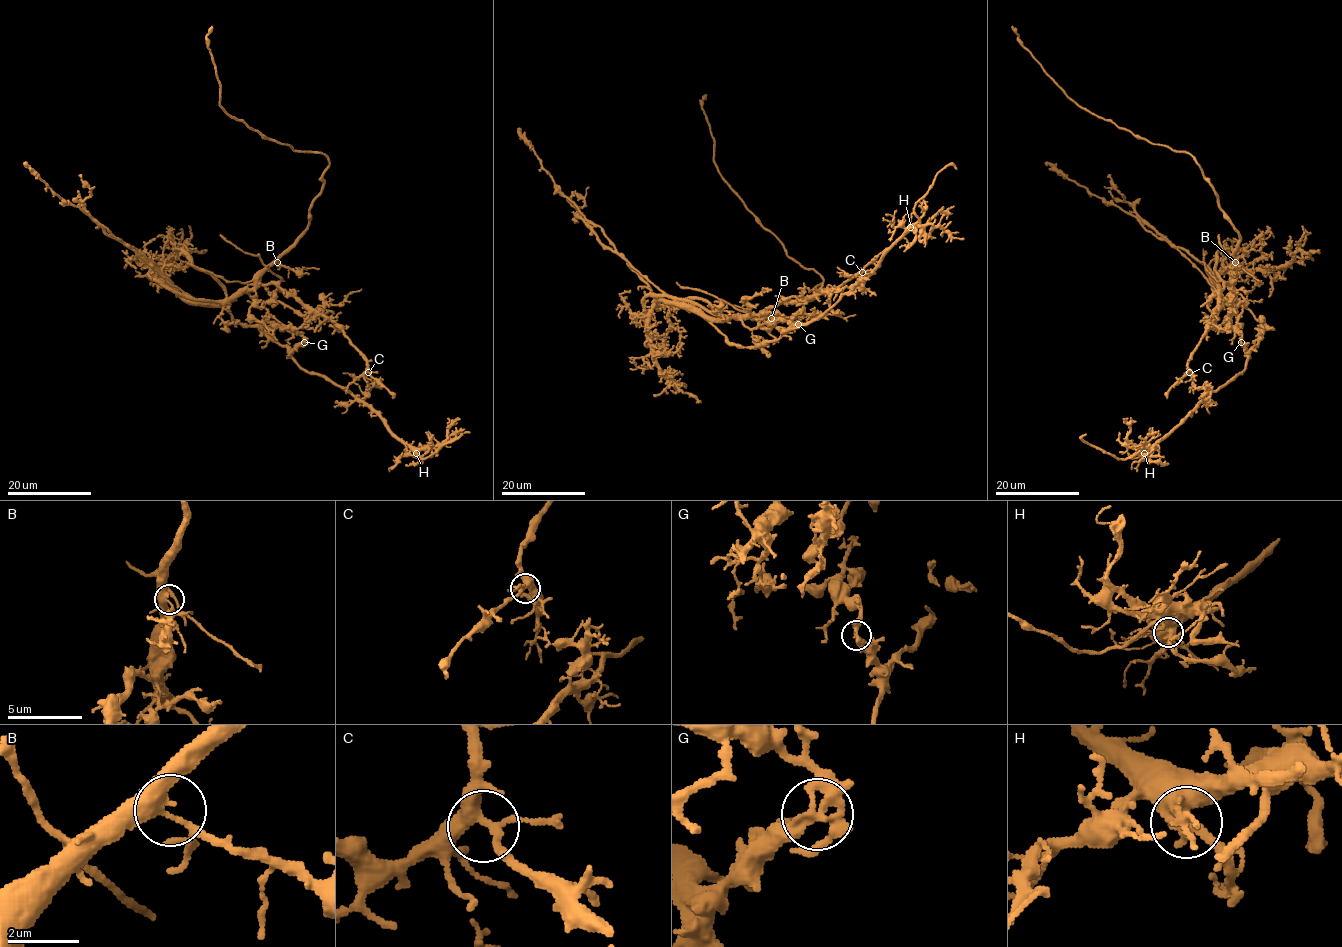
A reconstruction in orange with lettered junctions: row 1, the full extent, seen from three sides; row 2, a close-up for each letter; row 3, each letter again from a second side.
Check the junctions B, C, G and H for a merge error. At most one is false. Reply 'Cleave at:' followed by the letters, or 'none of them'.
Cleave at: G

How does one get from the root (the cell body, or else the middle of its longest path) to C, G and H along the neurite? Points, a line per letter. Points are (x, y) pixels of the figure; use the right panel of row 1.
C: (1234, 268), (1233, 281), (1221, 288), (1218, 305), (1210, 318), (1206, 334), (1188, 361), (1189, 372)
G: (1234, 268), (1233, 287), (1246, 300), (1236, 324), (1241, 335), (1240, 342)
H: (1234, 268), (1233, 287), (1246, 300), (1236, 328), (1247, 351), (1247, 364), (1144, 453)

